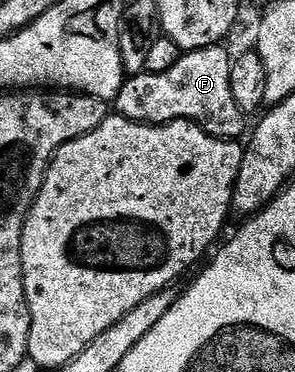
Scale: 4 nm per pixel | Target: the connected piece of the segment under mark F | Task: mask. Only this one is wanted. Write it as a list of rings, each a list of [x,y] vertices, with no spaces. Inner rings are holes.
[[[219,44],[183,53],[168,72],[139,72],[135,78],[134,75],[127,77],[116,99],[117,113],[133,122],[152,126],[163,126],[169,122],[194,122],[217,138],[241,139],[248,118],[232,96],[231,61],[231,51]]]

